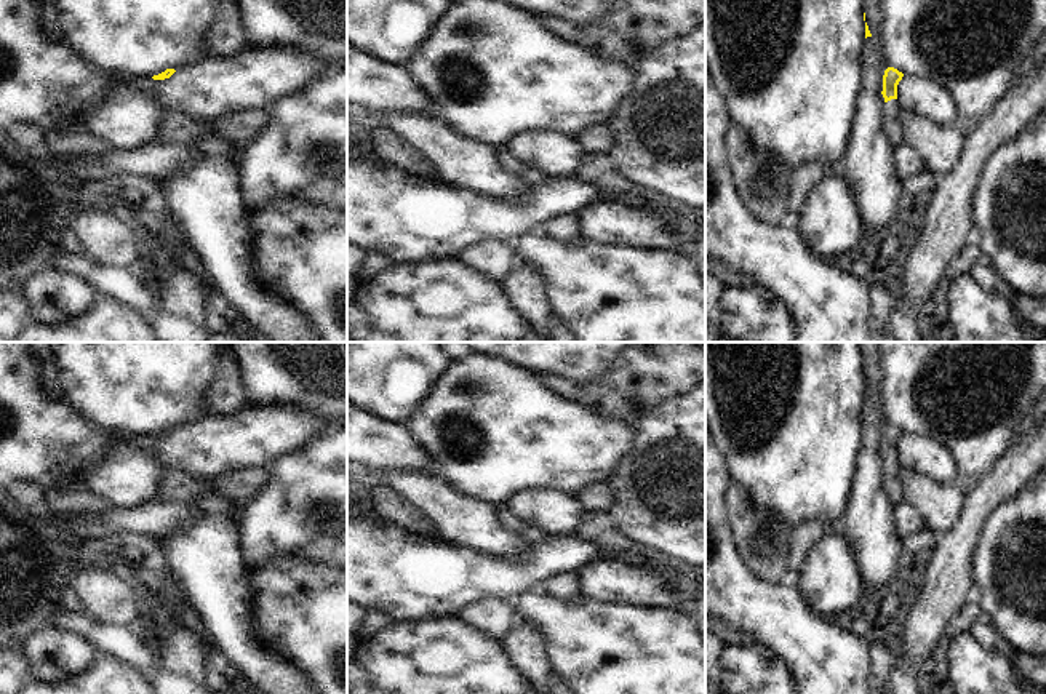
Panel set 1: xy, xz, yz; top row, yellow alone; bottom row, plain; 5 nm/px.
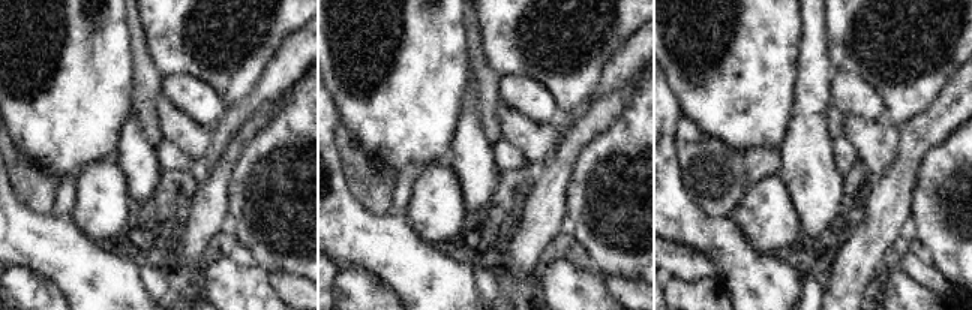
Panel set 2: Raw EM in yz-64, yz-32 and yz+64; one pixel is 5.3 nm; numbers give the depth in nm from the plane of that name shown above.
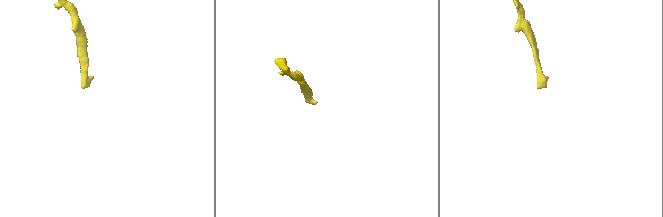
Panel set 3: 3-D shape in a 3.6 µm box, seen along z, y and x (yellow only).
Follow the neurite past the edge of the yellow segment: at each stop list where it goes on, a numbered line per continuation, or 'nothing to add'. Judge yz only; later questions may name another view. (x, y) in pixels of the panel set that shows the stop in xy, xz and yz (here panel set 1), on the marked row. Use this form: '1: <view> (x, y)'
1: yz (893, 115)

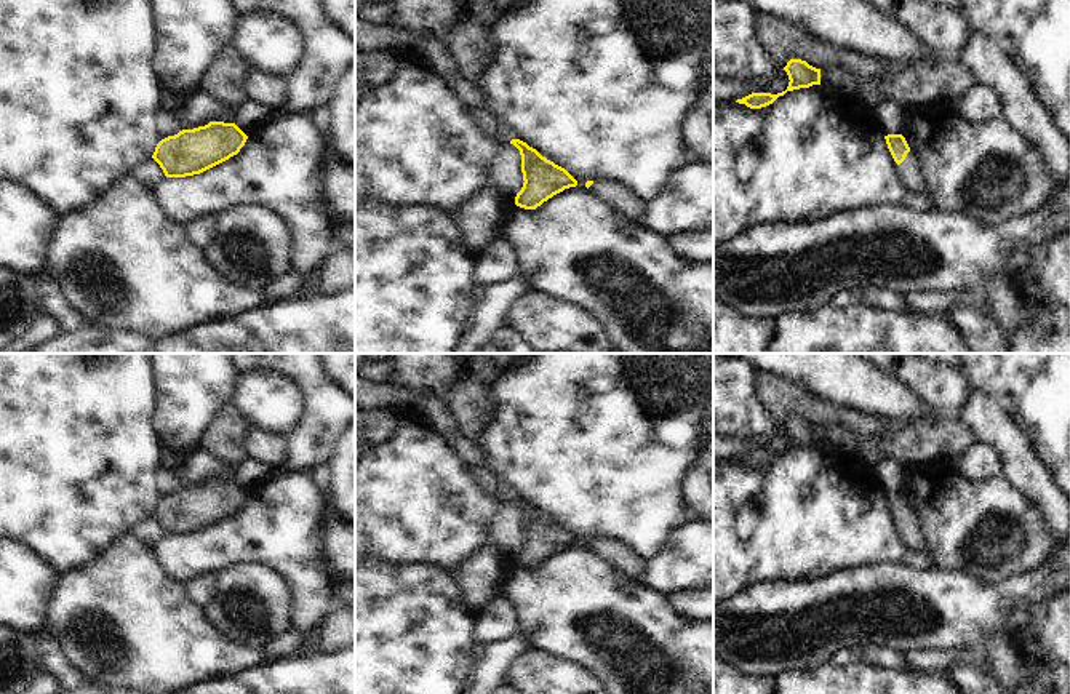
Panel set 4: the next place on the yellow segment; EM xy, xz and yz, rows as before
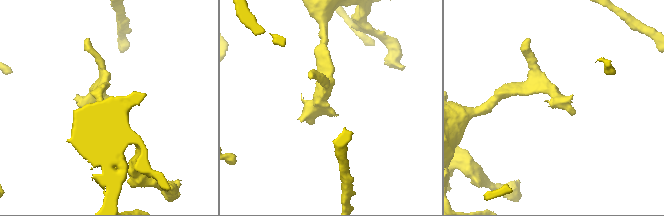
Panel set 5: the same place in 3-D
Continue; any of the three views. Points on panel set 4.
1: yz (909, 173)

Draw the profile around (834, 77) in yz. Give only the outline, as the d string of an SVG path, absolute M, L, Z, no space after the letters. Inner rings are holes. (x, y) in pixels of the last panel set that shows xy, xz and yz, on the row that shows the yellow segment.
M844 67L820 69L820 85L828 88L838 88L849 94L860 96L859 77Z

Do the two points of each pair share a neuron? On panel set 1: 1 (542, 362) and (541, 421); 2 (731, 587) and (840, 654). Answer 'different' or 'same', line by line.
1: different
2: same

